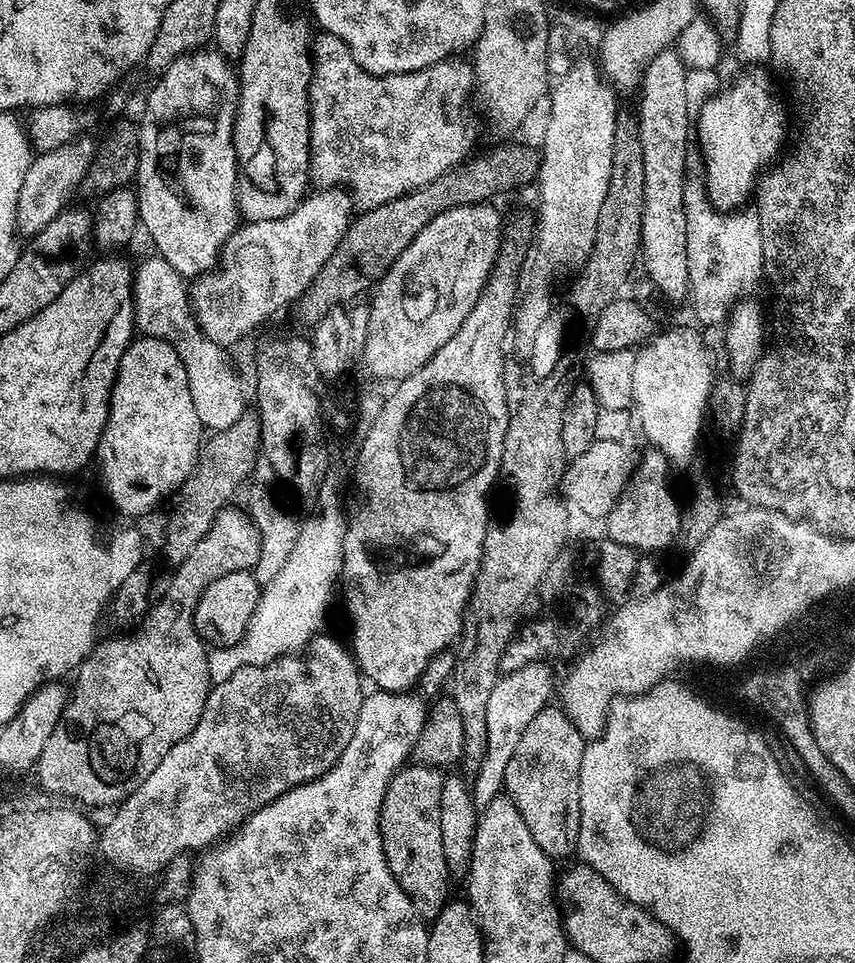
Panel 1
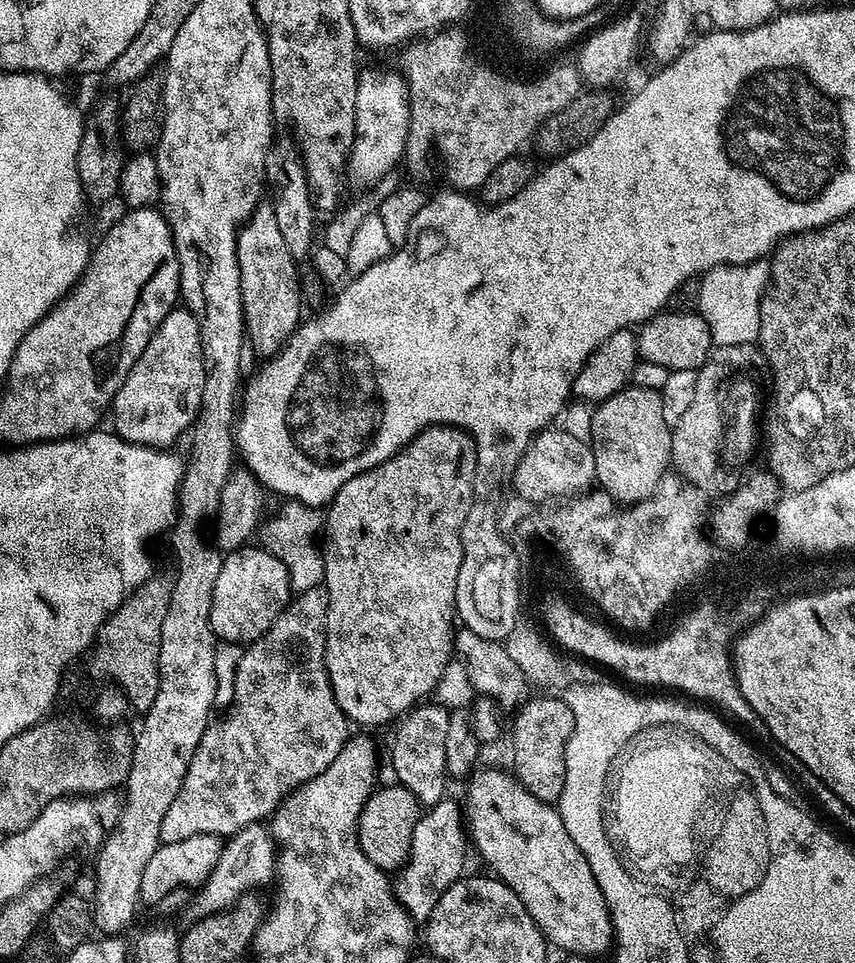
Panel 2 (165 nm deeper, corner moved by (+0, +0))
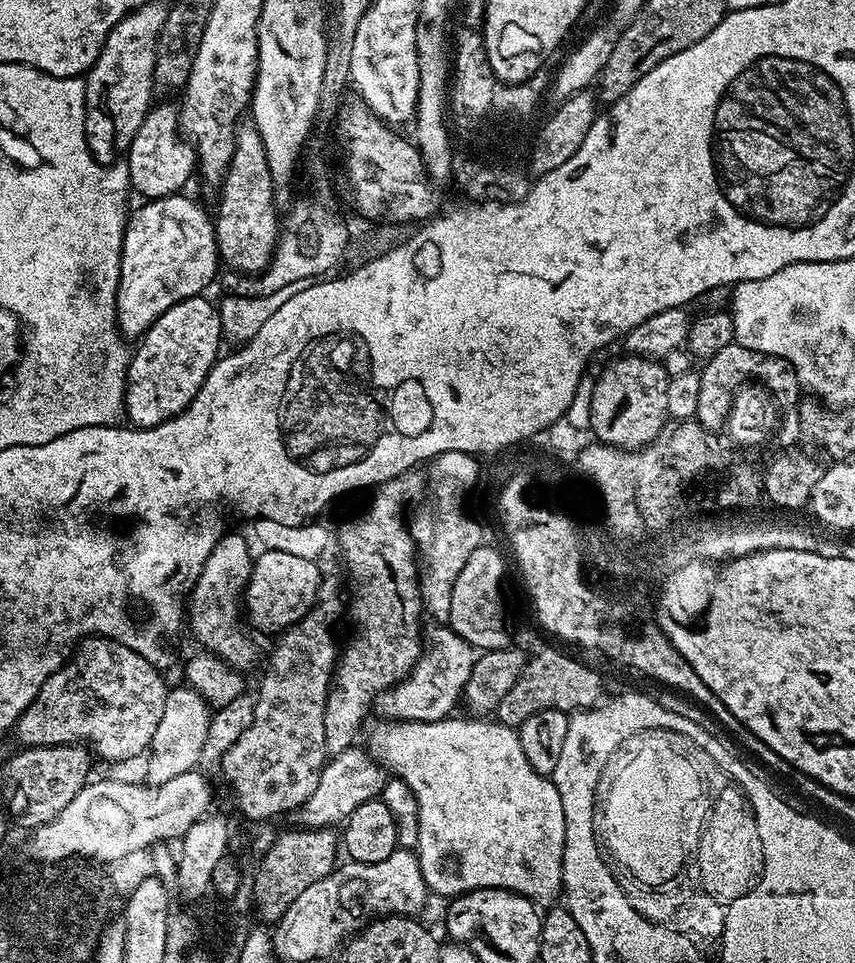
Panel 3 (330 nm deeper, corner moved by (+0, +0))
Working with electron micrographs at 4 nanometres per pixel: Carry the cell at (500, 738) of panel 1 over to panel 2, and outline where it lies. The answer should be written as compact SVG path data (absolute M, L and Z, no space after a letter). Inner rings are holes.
M438 803L421 815L414 826L408 862L394 880L397 902L417 922L430 918L434 906L438 906L438 898L466 872L464 859L468 856L468 848L470 852L470 836L466 831L465 813L444 812L444 807L443 803Z

